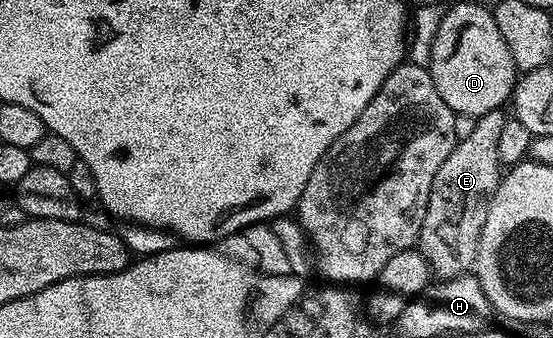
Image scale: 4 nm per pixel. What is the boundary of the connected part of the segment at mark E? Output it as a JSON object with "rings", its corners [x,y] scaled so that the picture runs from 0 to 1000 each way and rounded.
{"rings":[[[904,325],[863,343],[852,399],[826,411],[821,444],[814,444],[814,467],[807,467],[807,479],[799,479],[799,491],[792,500],[792,515],[785,515],[785,538],[770,609],[770,645],[763,657],[759,683],[756,740],[770,763],[770,775],[781,784],[783,808],[796,828],[837,817],[859,796],[864,716],[872,704],[872,669],[879,669],[879,621],[886,621],[893,562],[904,544],[908,518],[908,488],[901,467],[901,405],[913,352],[913,334]]]}

